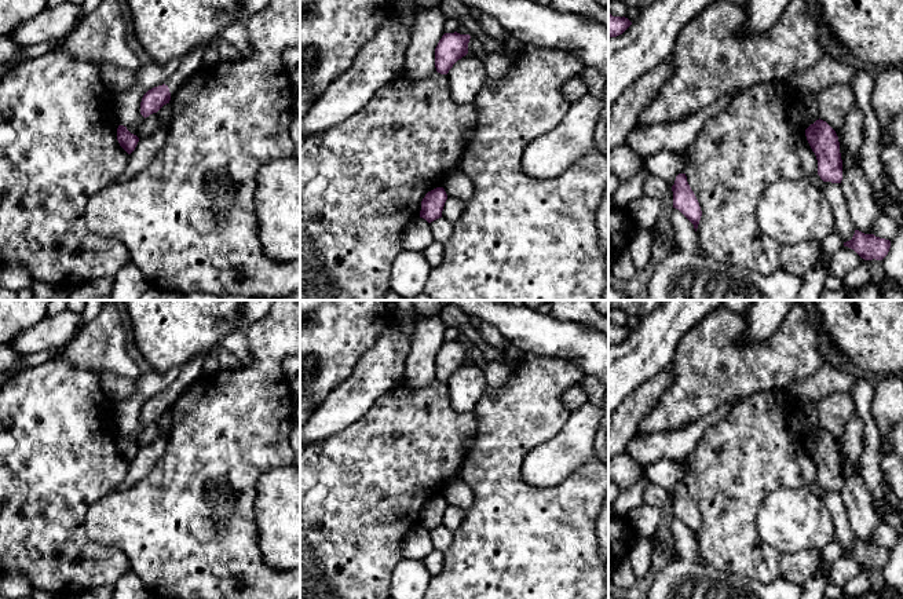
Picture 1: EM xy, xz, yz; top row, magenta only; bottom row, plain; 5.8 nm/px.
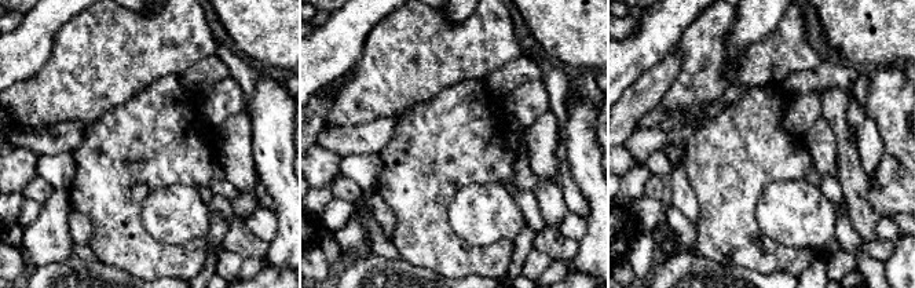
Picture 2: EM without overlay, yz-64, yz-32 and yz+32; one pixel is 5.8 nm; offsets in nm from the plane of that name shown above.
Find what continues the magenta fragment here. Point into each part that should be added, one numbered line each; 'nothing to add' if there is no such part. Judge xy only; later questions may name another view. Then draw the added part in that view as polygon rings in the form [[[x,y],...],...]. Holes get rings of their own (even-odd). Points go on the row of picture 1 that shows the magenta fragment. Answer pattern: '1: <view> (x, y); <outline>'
1: xy (189, 65); [[[197,47],[183,59],[176,72],[169,77],[167,85],[171,95],[175,94],[200,67],[204,66],[202,58],[206,47]]]

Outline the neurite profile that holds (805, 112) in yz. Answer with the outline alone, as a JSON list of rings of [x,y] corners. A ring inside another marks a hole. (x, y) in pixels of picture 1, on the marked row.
[[[801,94],[798,102],[790,112],[790,121],[800,129],[807,129],[811,124],[819,120],[819,106],[816,94]]]

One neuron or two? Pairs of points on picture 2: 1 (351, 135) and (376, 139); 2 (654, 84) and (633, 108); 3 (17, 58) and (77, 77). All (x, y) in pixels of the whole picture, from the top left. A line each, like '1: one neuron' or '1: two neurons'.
1: one neuron
2: one neuron
3: two neurons

